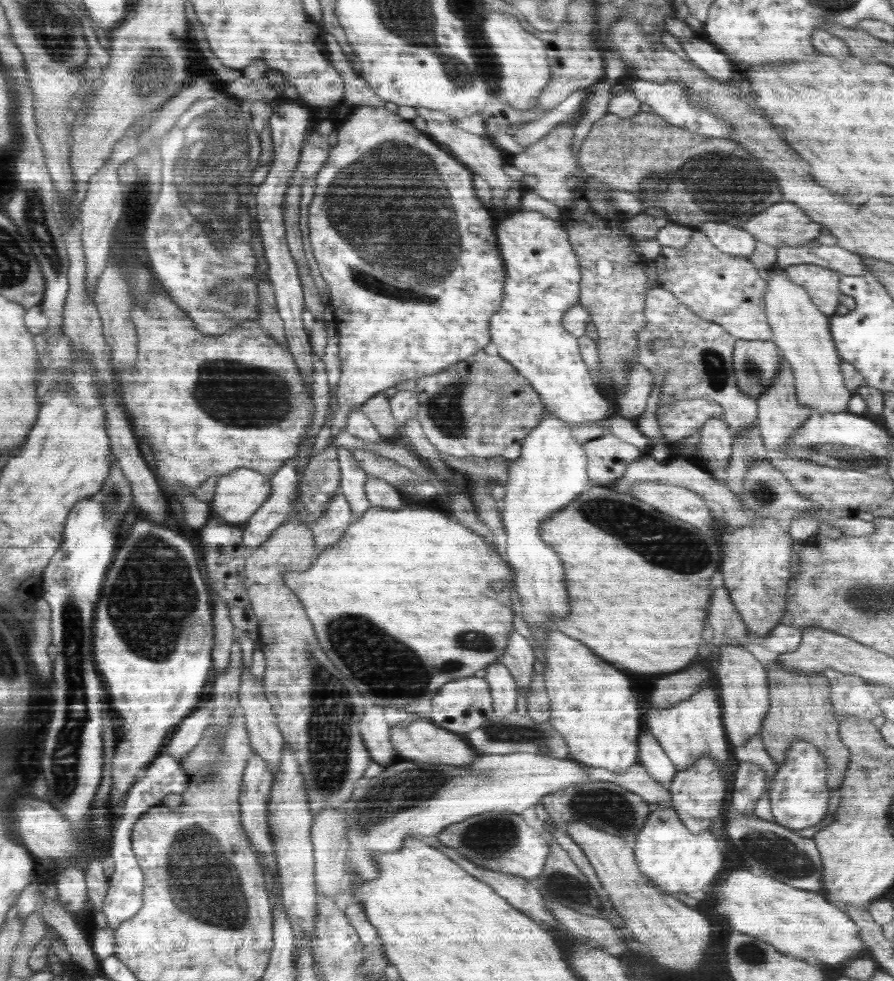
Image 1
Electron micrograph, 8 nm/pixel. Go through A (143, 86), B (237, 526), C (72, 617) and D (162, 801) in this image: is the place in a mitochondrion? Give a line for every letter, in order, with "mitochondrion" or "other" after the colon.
A: mitochondrion
B: other
C: mitochondrion
D: other

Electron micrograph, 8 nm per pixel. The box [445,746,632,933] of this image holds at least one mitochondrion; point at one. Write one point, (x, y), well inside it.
(488, 840)

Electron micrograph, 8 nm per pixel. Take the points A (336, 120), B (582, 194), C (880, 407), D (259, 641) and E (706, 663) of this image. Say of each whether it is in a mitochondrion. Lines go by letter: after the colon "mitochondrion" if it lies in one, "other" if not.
A: other
B: other
C: other
D: other
E: other

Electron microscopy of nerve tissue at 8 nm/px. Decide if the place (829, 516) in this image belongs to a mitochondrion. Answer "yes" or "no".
no

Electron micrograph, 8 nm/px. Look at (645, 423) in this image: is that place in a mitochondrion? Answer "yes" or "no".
no

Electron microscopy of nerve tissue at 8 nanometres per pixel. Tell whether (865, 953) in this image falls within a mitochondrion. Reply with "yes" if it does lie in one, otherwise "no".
no

